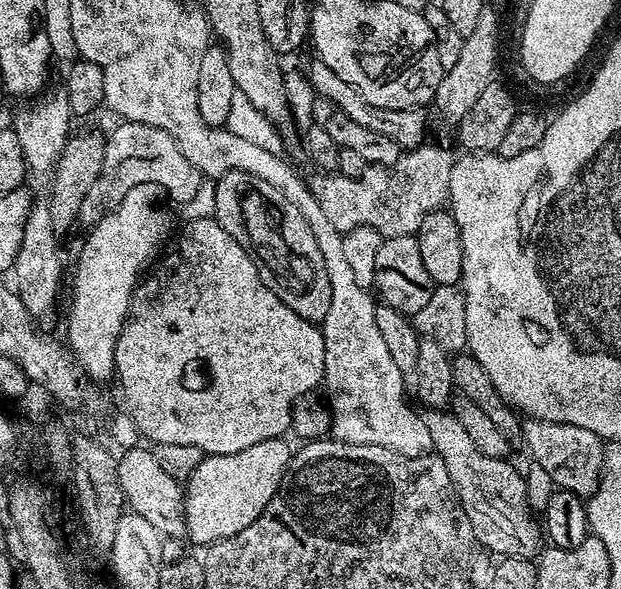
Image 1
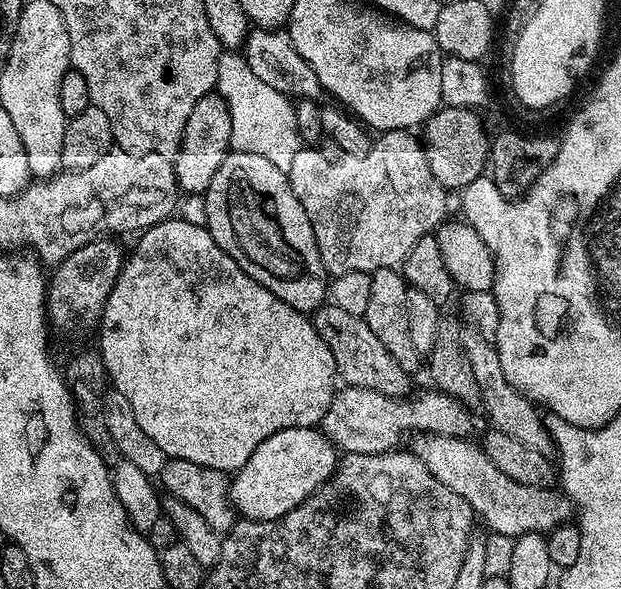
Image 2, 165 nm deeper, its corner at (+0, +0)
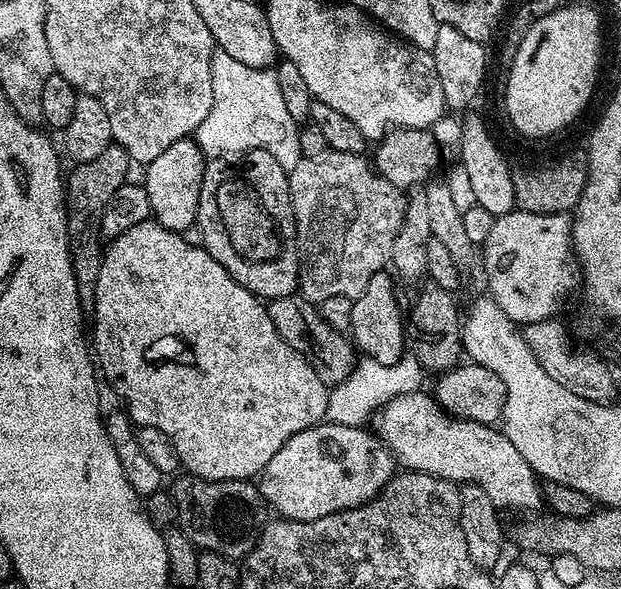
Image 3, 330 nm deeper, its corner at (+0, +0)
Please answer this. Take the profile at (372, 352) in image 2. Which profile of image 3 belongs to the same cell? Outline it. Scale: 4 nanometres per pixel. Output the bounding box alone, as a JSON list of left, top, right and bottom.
[266,295,358,384]

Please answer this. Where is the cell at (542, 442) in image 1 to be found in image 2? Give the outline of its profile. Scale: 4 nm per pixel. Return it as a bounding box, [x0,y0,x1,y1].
[460,326,554,454]

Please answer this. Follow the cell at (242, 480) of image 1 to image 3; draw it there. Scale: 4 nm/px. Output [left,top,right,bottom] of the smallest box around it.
[258,422,397,520]

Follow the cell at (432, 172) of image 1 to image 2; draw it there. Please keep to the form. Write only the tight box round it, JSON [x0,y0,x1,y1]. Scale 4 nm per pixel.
[288,128,449,277]

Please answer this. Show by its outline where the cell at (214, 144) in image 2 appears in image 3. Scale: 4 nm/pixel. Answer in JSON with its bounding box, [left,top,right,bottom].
[142,138,206,234]

